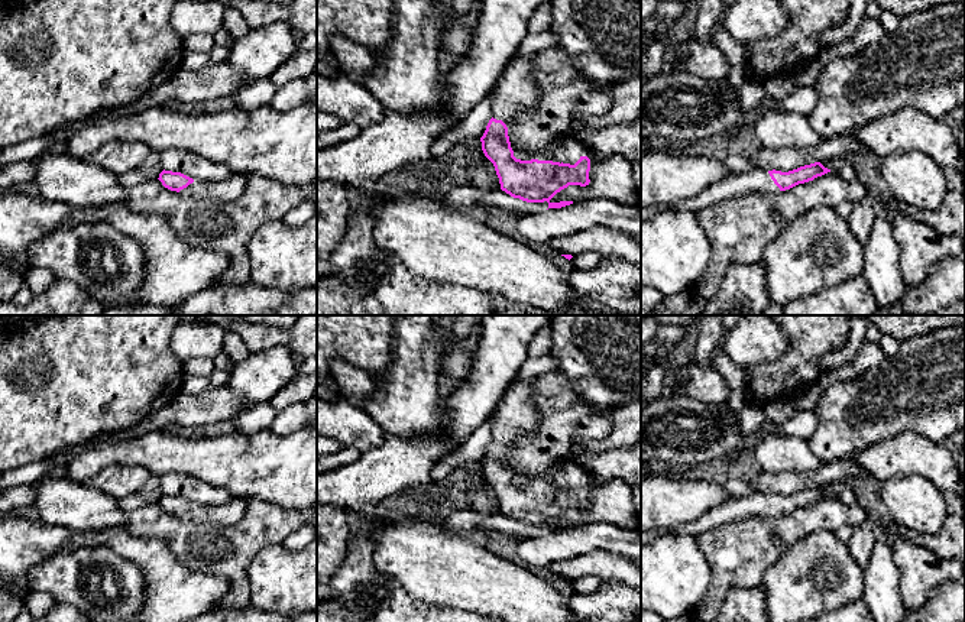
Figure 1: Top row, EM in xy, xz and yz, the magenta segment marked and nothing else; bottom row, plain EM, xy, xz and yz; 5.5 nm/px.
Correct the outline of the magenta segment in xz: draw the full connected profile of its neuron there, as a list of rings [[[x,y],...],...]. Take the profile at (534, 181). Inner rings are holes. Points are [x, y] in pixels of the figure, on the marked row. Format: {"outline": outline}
{"outline": [[[534,55],[515,56],[493,85],[492,119],[480,137],[485,156],[493,163],[501,189],[527,203],[548,203],[548,208],[561,208],[573,201],[550,200],[569,185],[589,185],[590,159],[580,153],[582,145],[561,132],[564,143],[538,149],[531,161],[514,156],[506,122],[538,103],[534,81]]]}

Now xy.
{"outline": [[[162,171],[158,178],[162,185],[171,191],[191,198],[213,198],[223,203],[237,200],[247,184],[246,174],[234,174],[226,181],[200,181],[192,179],[181,172]]]}

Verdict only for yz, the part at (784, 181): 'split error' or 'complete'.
split error

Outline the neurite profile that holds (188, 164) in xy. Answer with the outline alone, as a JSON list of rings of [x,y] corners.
[[[165,149],[161,152],[159,165],[165,171],[181,172],[200,181],[218,182],[234,175],[226,165],[211,162],[181,149]]]

